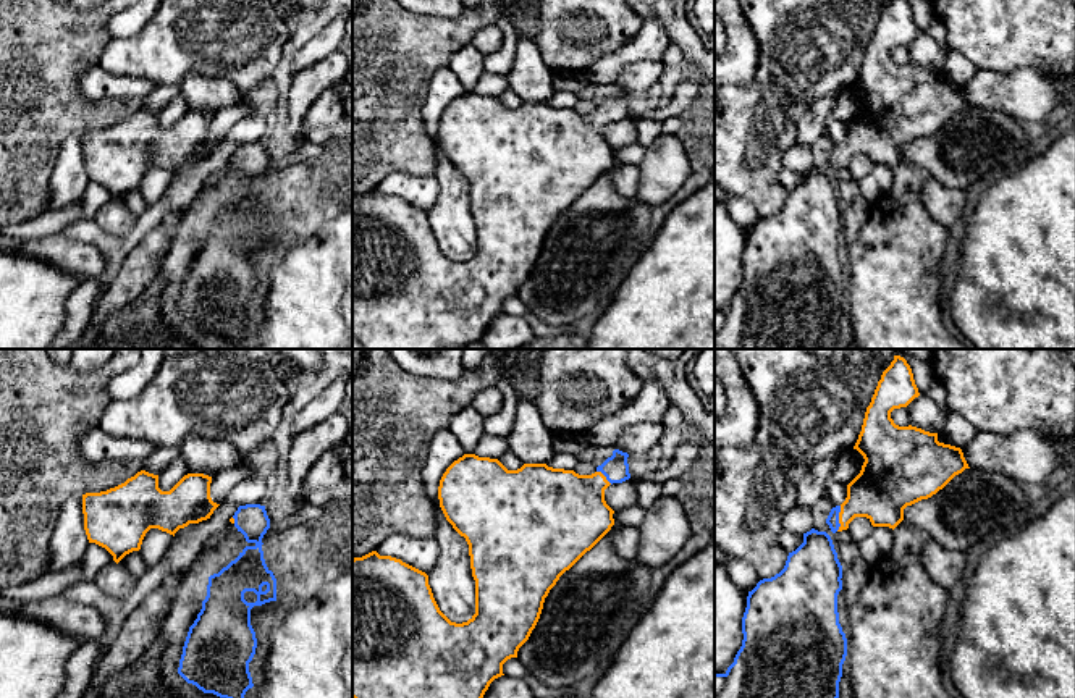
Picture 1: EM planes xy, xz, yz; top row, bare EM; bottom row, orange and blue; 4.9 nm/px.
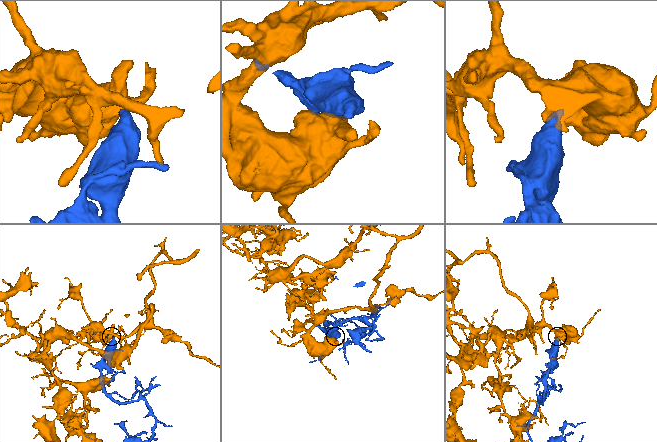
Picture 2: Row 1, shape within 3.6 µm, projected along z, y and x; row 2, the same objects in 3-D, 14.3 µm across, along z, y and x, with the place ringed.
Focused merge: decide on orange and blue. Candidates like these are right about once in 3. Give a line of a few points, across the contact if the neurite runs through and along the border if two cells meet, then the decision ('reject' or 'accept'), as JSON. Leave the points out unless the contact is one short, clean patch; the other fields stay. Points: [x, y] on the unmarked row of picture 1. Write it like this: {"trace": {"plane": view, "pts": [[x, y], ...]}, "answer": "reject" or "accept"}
{"trace": {"plane": "yz", "pts": [[881, 130], [868, 133], [839, 157], [833, 157]]}, "answer": "accept"}

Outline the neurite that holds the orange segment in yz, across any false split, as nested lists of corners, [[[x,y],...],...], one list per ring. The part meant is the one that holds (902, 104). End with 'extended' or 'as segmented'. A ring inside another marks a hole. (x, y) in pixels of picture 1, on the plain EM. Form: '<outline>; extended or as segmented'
[[[891,0],[878,19],[865,50],[862,69],[854,84],[865,97],[862,108],[847,123],[845,139],[833,145],[826,157],[833,171],[847,168],[855,155],[866,155],[873,165],[889,165],[894,168],[904,158],[904,147],[907,144],[931,136],[955,113],[970,107],[962,87],[939,81],[938,71],[894,61],[891,50],[907,45],[918,34],[910,3],[907,0]]]; extended

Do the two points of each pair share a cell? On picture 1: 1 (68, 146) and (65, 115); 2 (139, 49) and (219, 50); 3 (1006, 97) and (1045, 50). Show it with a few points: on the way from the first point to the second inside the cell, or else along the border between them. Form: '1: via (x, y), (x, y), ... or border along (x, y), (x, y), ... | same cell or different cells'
1: border along (81, 133), (71, 133), (63, 141), (52, 172) | different cells
2: via (159, 49), (199, 49) | same cell
3: border along (993, 70), (1038, 68), (1048, 71), (1058, 81) | different cells

